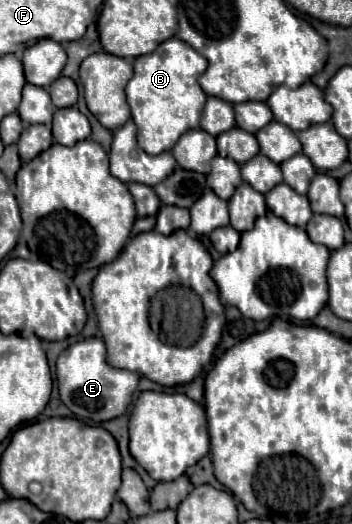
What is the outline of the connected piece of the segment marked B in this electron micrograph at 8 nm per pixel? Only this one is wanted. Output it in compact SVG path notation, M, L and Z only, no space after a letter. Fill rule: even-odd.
M177 37L167 39L155 53L137 57L133 61L135 75L125 87L127 103L131 107L133 121L139 129L139 147L147 155L159 155L171 151L175 141L191 129L199 127L201 111L207 101L207 95L199 87L197 79L207 69L207 59L191 49L187 43Z

